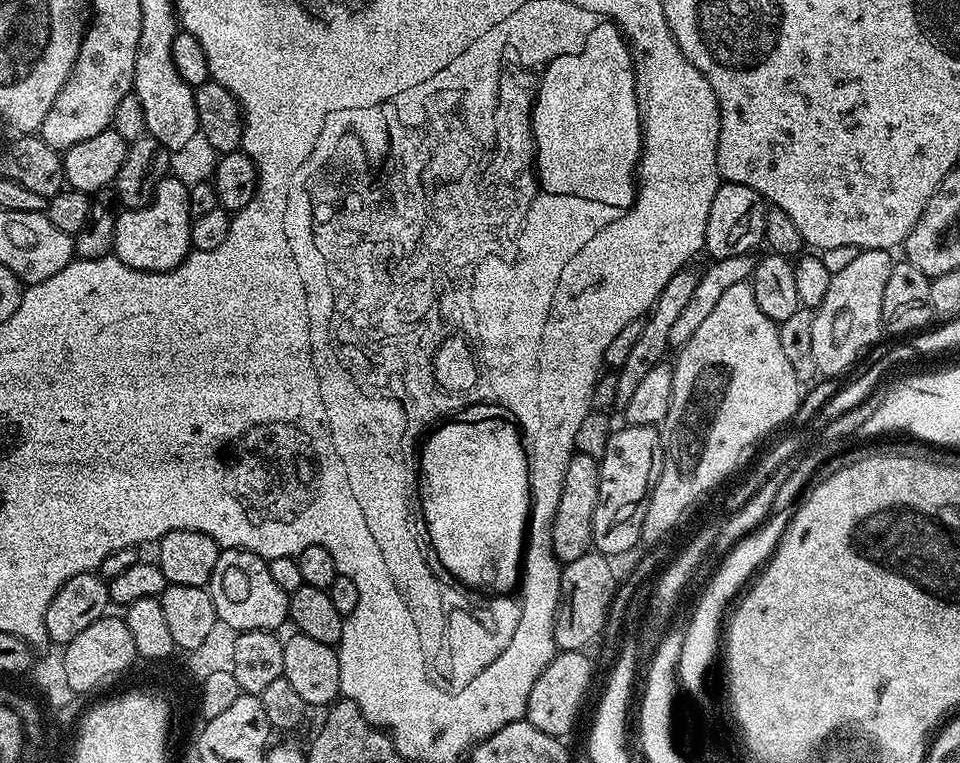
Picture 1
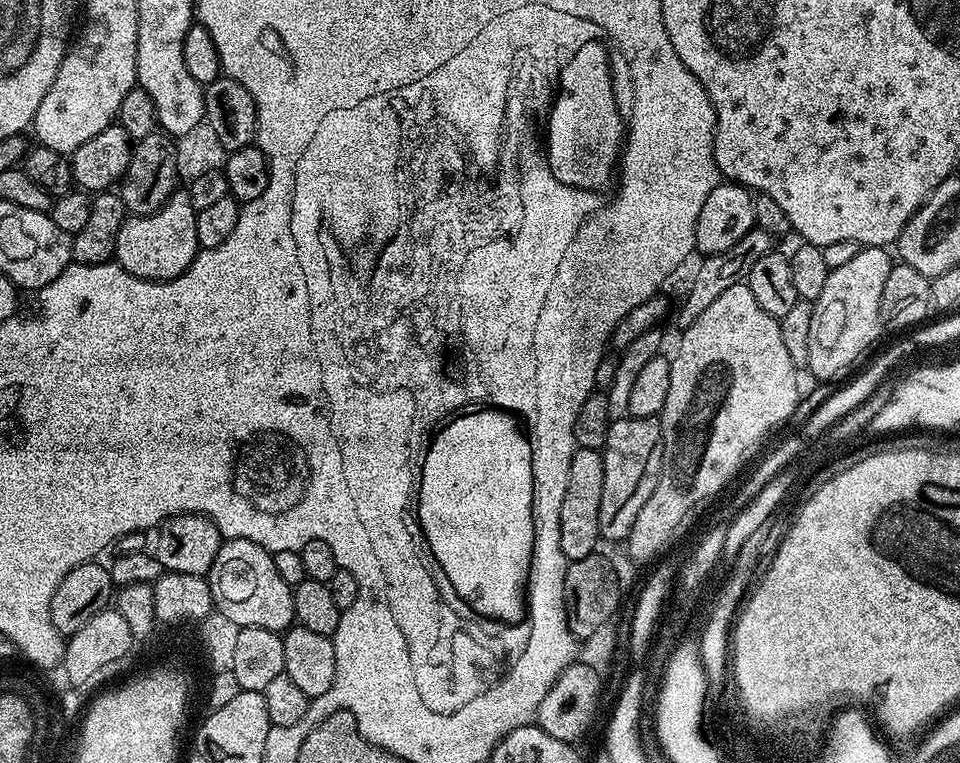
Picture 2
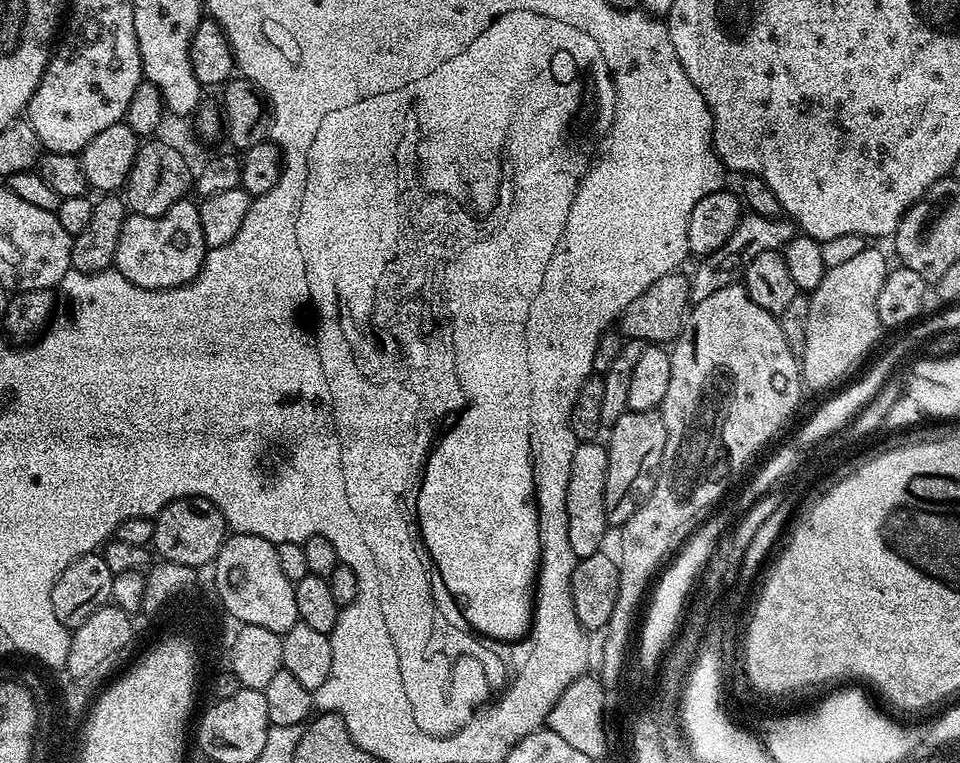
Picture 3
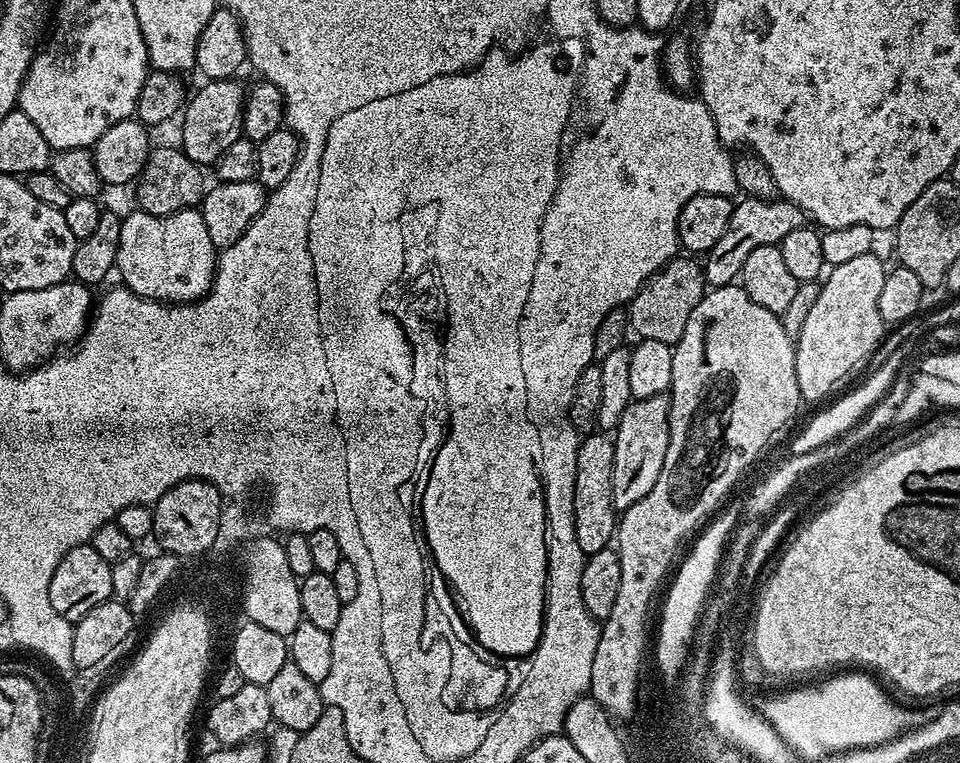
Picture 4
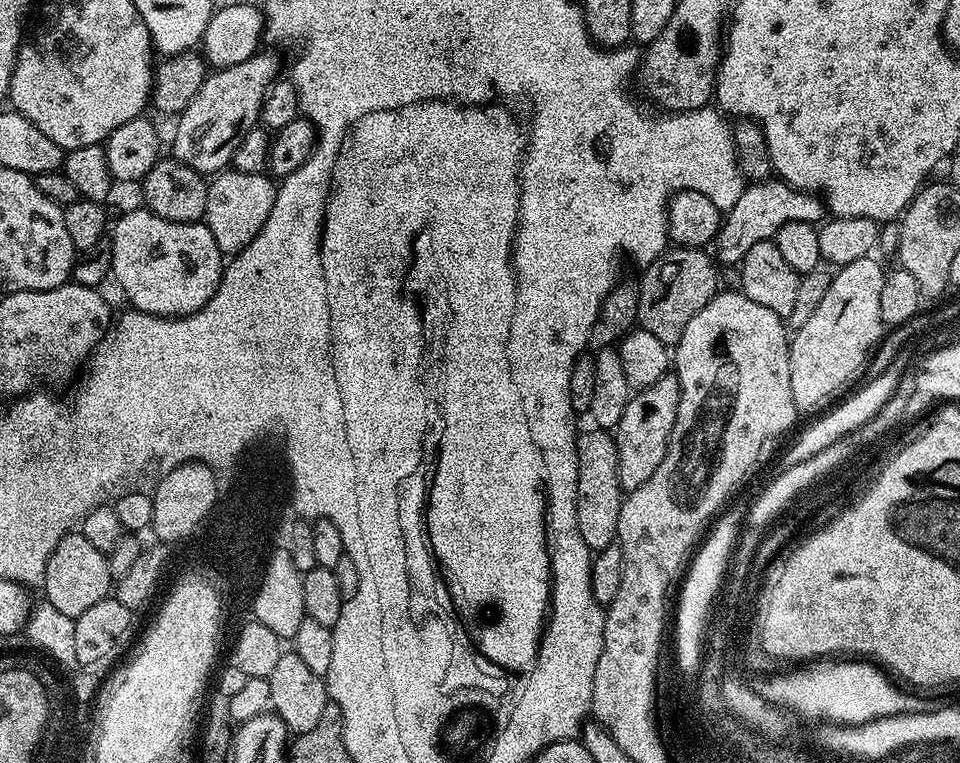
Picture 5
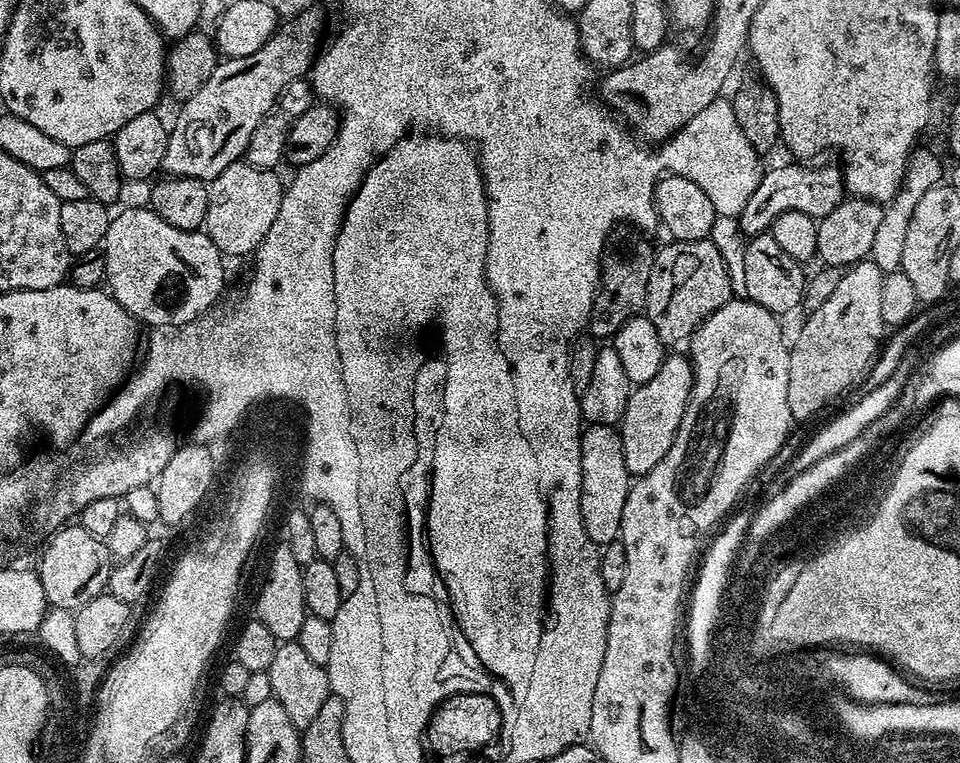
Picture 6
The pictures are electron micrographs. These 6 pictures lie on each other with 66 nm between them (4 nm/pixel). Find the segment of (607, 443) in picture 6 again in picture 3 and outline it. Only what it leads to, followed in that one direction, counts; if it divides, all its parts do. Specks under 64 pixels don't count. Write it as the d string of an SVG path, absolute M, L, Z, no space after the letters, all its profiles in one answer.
M600 442L577 443L570 462L570 482L566 482L566 538L570 538L570 550L574 550L577 560L590 558L590 554L605 547L604 535L610 531L604 513L607 473L607 447Z

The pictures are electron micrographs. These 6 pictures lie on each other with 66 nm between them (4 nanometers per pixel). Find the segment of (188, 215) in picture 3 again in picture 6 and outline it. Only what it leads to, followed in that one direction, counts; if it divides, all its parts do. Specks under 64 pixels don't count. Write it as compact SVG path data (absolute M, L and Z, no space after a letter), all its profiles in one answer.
M151 207L128 208L111 217L104 235L102 255L106 262L107 291L111 292L120 305L141 325L149 324L152 330L175 330L194 322L217 303L220 291L224 288L225 257L207 232L187 232L162 222Z

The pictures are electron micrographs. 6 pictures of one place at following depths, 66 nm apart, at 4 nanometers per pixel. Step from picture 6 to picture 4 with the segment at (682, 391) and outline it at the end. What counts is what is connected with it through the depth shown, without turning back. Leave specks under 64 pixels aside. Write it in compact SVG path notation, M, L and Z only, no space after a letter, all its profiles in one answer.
M667 395L633 400L626 406L614 429L614 475L610 477L610 498L617 513L626 511L638 498L646 498L662 474L666 446L670 442L670 399Z

